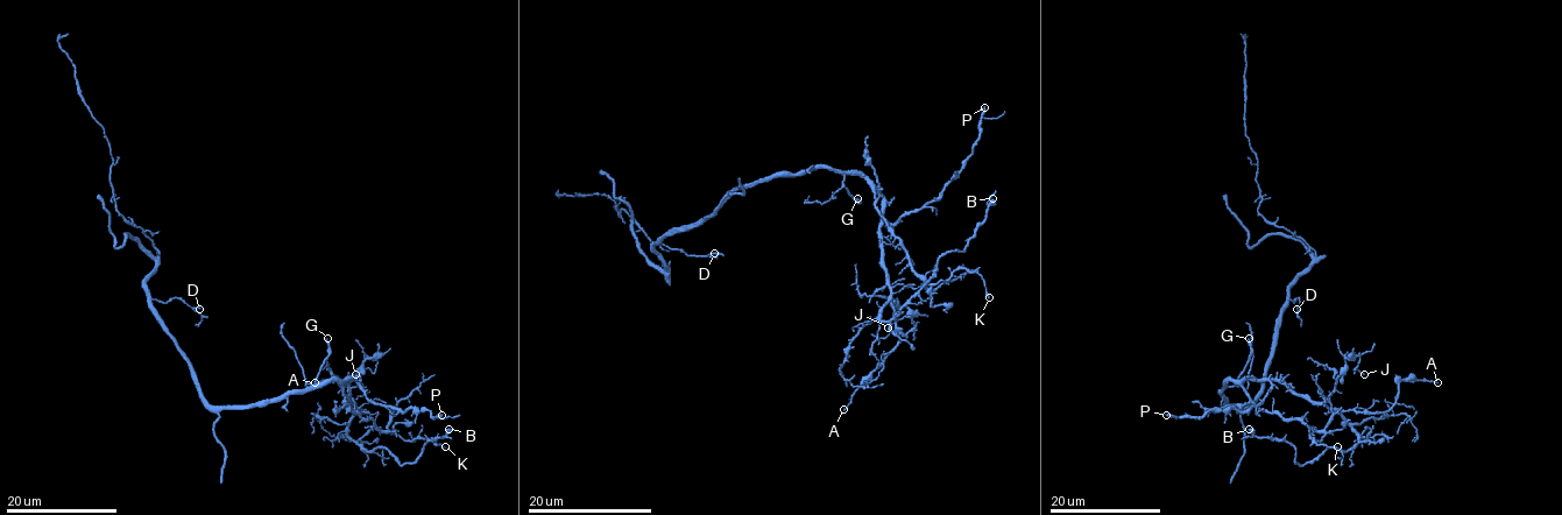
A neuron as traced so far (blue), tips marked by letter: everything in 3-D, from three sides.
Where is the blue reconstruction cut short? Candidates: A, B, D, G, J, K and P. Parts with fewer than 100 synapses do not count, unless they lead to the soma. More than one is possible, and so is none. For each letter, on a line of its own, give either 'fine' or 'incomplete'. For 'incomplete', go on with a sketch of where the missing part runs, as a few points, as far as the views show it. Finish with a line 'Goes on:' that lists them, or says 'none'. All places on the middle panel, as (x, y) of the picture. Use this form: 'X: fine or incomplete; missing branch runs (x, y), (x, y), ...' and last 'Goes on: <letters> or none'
A: fine
B: fine
D: fine
G: fine
J: fine
K: fine
P: fine
Goes on: none

